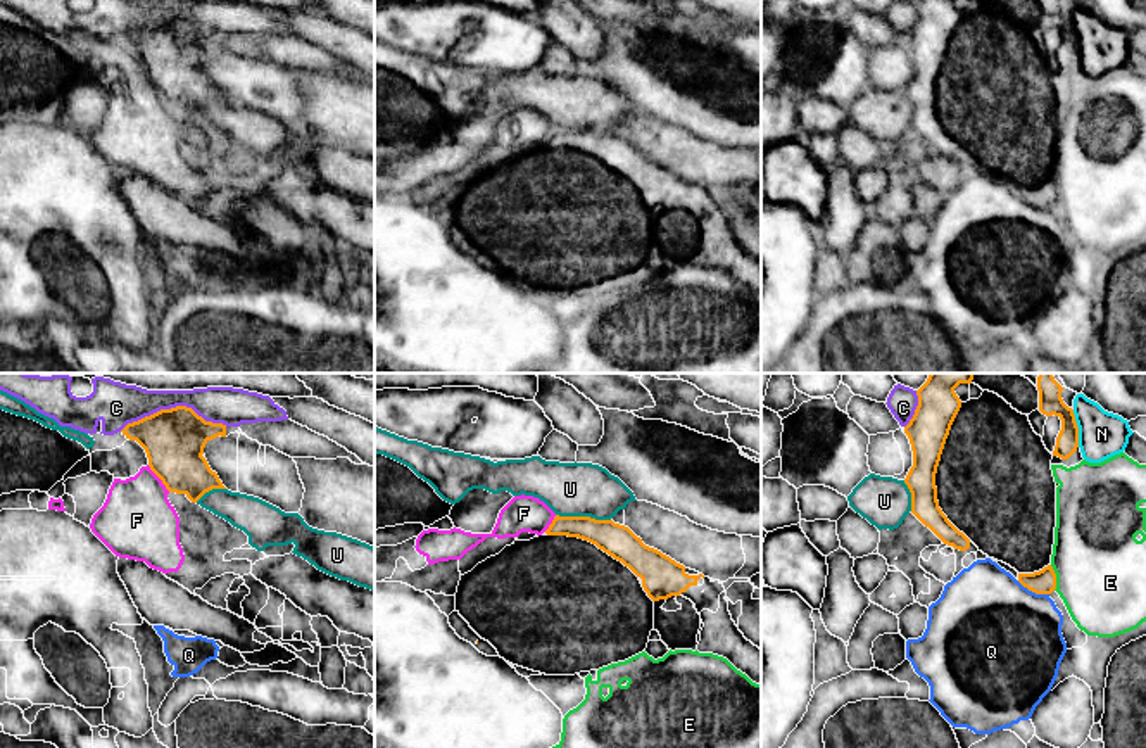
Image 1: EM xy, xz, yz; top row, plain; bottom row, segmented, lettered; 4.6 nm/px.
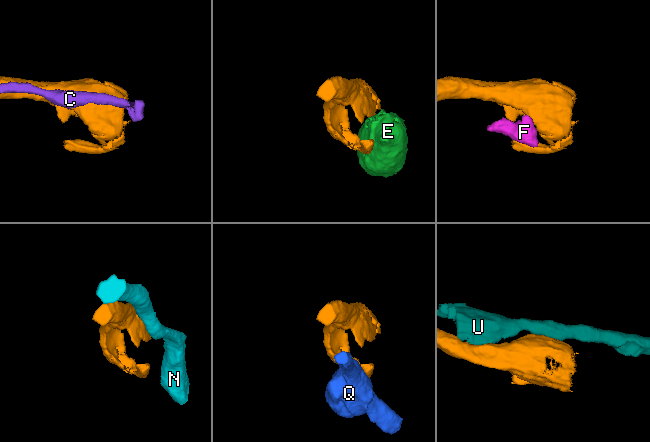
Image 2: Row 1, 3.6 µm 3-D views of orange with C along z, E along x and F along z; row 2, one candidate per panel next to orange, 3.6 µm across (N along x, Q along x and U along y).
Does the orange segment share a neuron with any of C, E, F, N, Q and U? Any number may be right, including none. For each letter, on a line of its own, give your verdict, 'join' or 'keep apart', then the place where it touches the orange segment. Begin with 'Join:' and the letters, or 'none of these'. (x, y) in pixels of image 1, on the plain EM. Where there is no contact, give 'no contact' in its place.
Join: none of these
C: keep apart | xy (173, 21)
E: keep apart | yz (1055, 190)
F: keep apart | xy (159, 90)
N: keep apart | yz (1077, 42)
Q: keep apart | yz (1032, 204)
U: keep apart | xz (584, 130)

